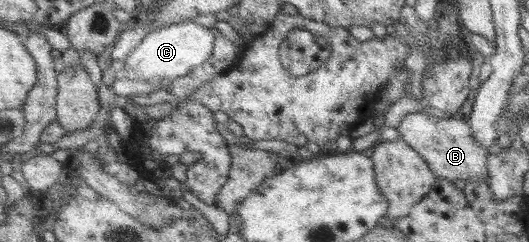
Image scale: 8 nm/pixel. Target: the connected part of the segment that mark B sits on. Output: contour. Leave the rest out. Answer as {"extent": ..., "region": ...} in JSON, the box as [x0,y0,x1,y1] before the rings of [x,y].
{"extent":[397,112,489,183],"region":[[[413,112],[404,117],[397,129],[401,137],[421,153],[429,168],[435,173],[436,179],[448,180],[449,183],[469,179],[488,181],[489,151],[476,140],[475,132],[465,120],[453,117],[441,119],[424,112]]]}

